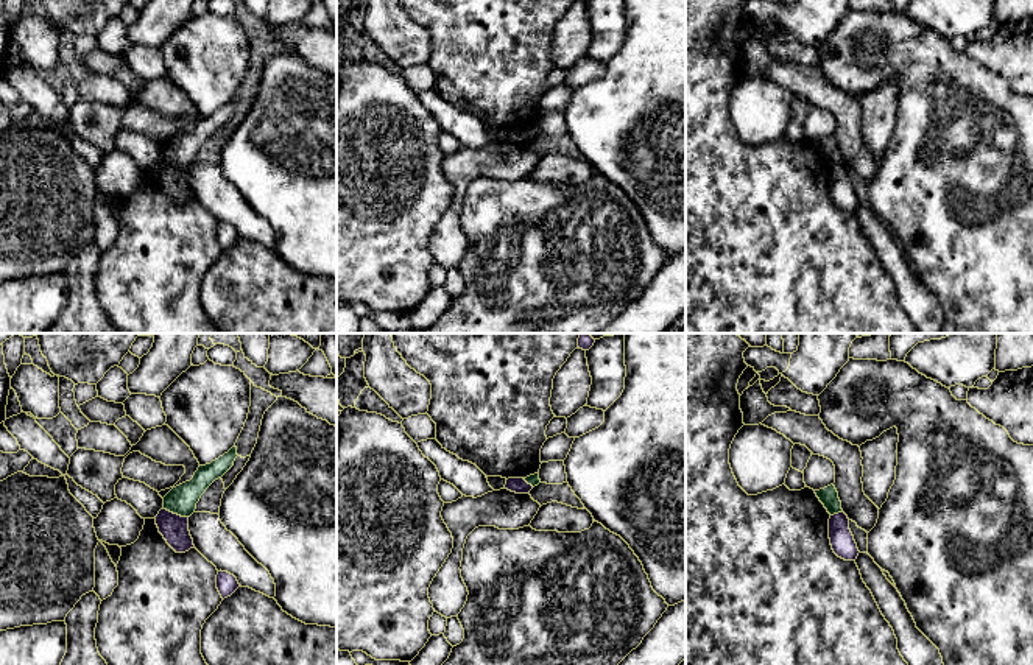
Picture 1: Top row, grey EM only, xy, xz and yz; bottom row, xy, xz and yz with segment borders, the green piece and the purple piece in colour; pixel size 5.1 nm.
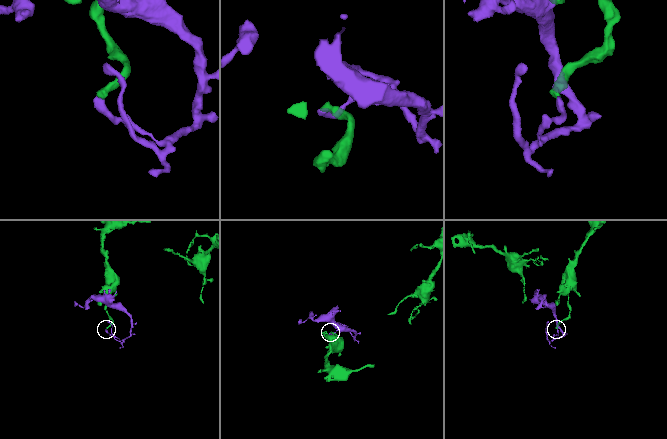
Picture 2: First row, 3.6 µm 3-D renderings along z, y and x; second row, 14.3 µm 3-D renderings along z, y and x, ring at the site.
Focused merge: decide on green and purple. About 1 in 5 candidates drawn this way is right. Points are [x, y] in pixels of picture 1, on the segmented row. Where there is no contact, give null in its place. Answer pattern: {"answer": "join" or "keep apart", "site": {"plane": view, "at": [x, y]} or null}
{"answer": "keep apart", "site": {"plane": "xy", "at": [176, 513]}}

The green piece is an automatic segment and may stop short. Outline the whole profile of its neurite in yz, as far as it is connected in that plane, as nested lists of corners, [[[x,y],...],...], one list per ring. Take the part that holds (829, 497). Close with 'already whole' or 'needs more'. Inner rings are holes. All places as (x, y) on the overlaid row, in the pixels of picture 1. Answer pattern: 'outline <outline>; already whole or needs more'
outline [[[830,484],[824,489],[815,491],[815,494],[816,494],[816,497],[824,505],[824,508],[827,509],[827,512],[830,515],[838,514],[838,512],[843,511],[841,509],[841,501],[838,498],[838,492],[837,492],[834,484]]]; already whole

